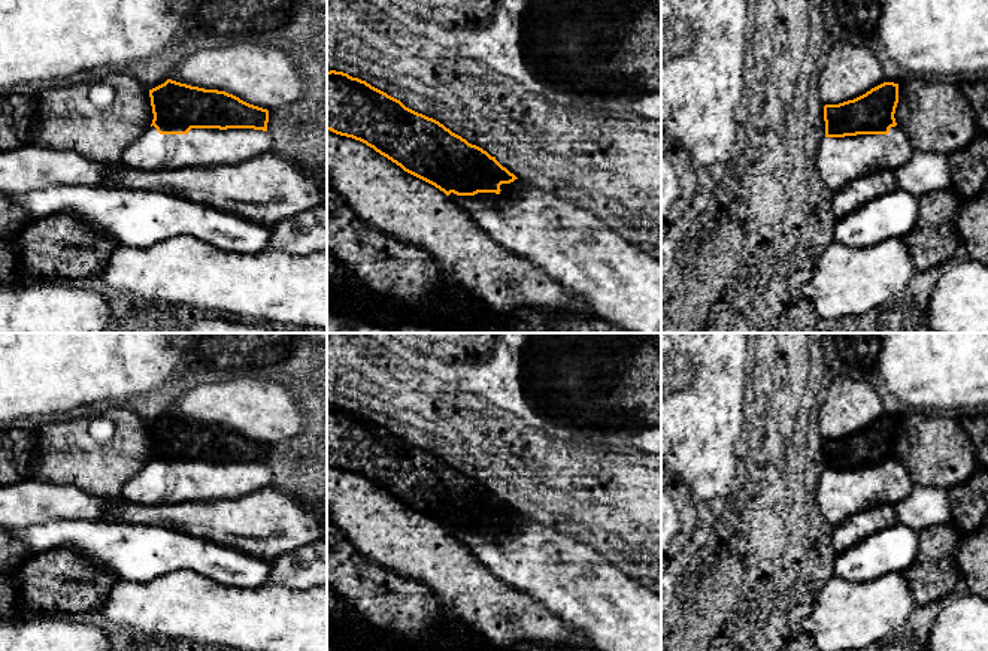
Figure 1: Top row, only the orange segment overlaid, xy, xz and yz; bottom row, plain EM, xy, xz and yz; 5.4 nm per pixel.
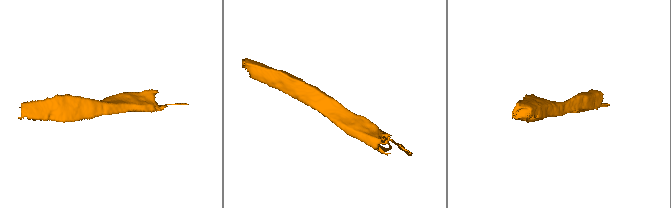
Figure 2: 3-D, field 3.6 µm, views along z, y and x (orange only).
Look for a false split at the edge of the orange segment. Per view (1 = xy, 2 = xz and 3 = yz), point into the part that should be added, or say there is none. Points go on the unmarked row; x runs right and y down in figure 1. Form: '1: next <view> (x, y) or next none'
1: next none
2: next none
3: next none

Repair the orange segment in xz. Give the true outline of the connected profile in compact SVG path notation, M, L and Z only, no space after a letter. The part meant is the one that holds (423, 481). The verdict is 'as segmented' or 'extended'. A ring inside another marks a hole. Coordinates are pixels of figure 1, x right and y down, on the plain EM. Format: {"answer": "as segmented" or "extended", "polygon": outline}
{"answer": "as segmented", "polygon": "M327 406L327 464L366 478L446 530L500 529L501 518L518 514L495 491L469 478L439 455L406 442L400 434L343 406Z"}

